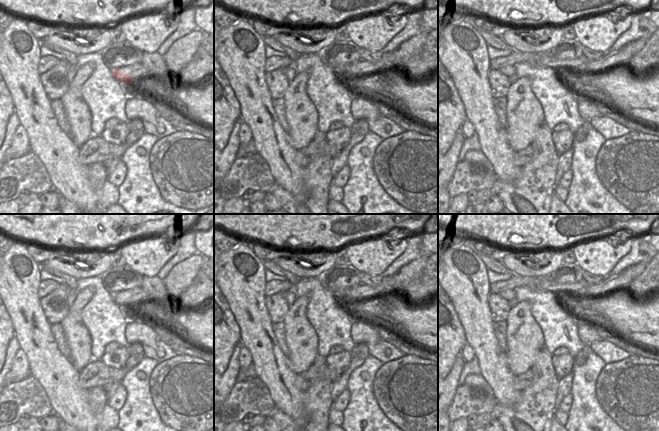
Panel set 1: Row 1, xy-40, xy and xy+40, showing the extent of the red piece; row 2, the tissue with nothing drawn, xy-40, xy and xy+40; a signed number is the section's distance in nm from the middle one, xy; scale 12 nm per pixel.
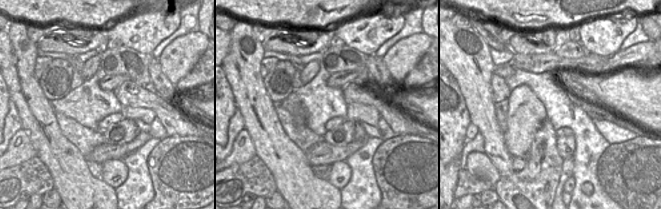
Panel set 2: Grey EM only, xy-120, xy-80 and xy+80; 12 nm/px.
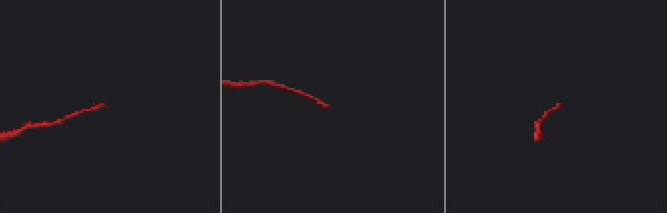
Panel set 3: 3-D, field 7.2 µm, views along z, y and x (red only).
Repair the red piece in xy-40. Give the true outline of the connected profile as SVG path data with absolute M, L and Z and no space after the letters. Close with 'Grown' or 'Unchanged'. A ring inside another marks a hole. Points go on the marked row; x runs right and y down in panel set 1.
M119 68L110 69L110 72L114 79L120 83L128 84L130 81L134 80L130 75L127 75L125 72L120 72Z. Unchanged

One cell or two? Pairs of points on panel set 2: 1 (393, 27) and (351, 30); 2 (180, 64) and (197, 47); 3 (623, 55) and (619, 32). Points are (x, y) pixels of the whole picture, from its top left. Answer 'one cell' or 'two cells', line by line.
1: one cell
2: one cell
3: two cells

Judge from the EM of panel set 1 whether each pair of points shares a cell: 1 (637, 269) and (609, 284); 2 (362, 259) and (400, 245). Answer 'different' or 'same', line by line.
1: same
2: same

